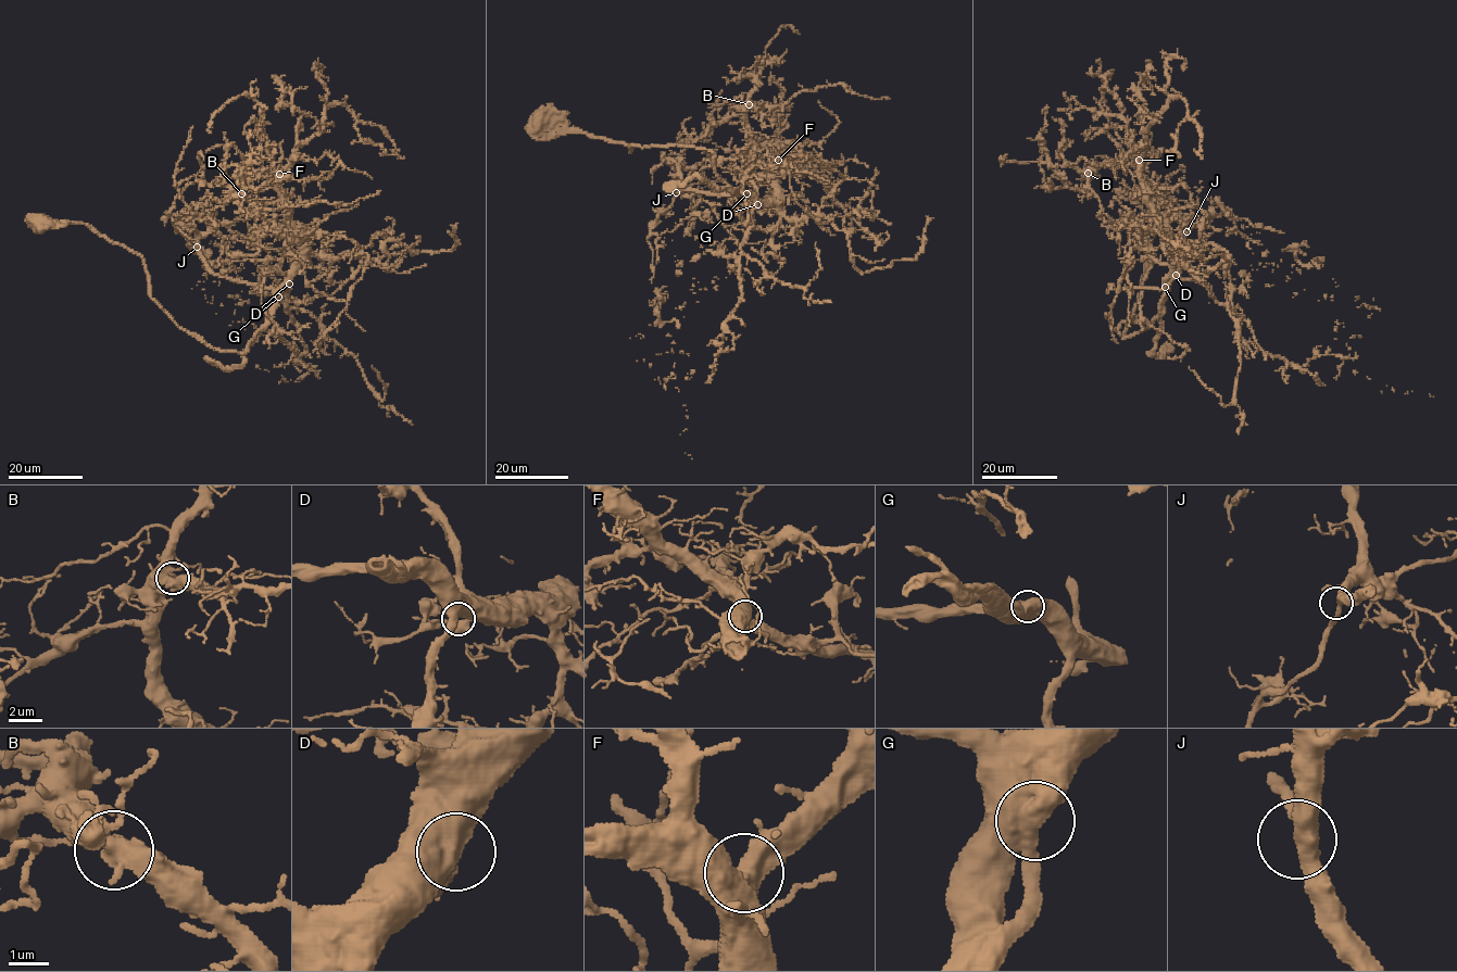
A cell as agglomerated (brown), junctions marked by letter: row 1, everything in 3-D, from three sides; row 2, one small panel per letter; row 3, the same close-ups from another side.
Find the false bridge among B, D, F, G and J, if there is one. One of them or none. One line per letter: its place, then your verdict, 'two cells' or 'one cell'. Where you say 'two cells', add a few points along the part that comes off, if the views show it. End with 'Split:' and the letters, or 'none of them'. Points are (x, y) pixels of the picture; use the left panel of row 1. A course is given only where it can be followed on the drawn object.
B: (241, 193) | one cell
D: (289, 283) | one cell
F: (279, 174) | one cell
G: (278, 297) | one cell
J: (197, 247) | one cell
Split: none of them

